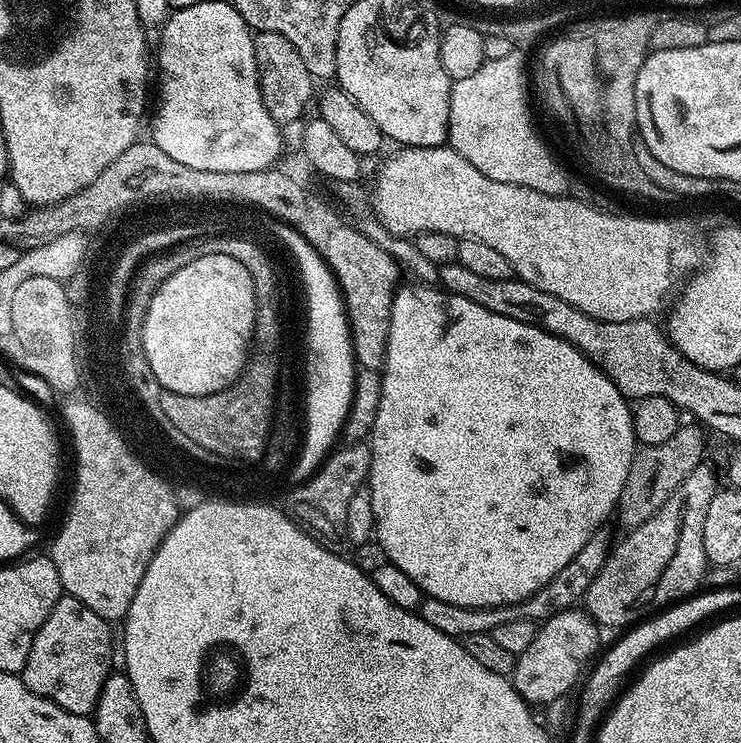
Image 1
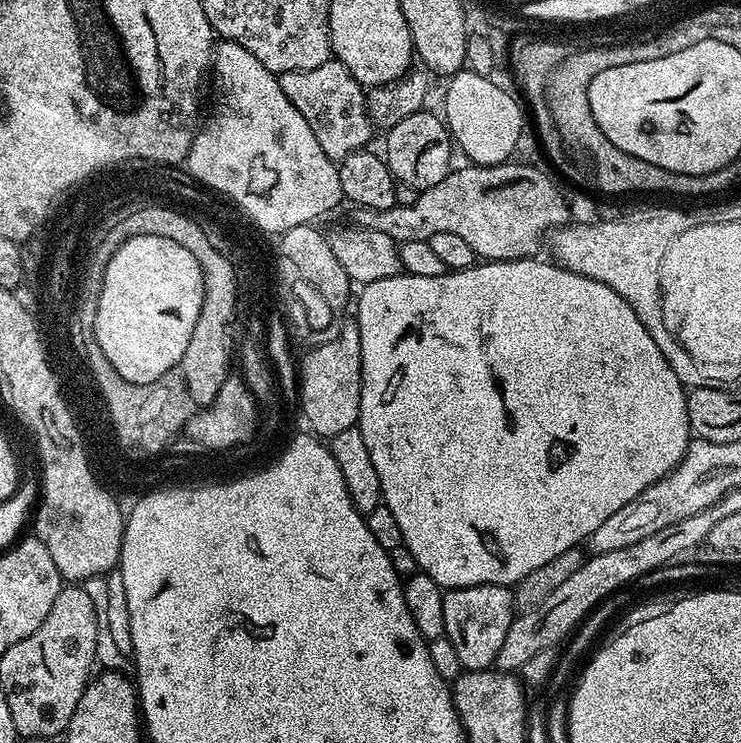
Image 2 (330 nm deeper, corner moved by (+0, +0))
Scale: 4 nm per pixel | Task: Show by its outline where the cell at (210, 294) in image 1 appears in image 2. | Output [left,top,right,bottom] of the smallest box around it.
[94,238,203,382]

